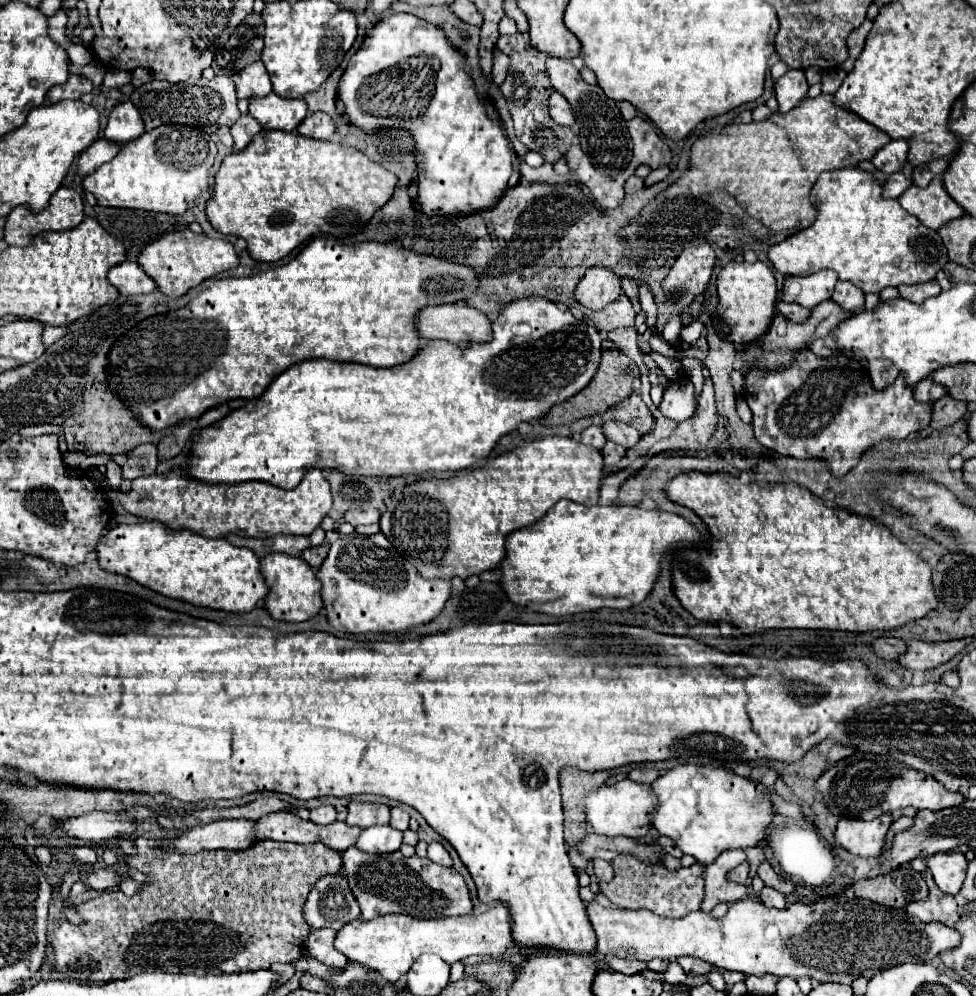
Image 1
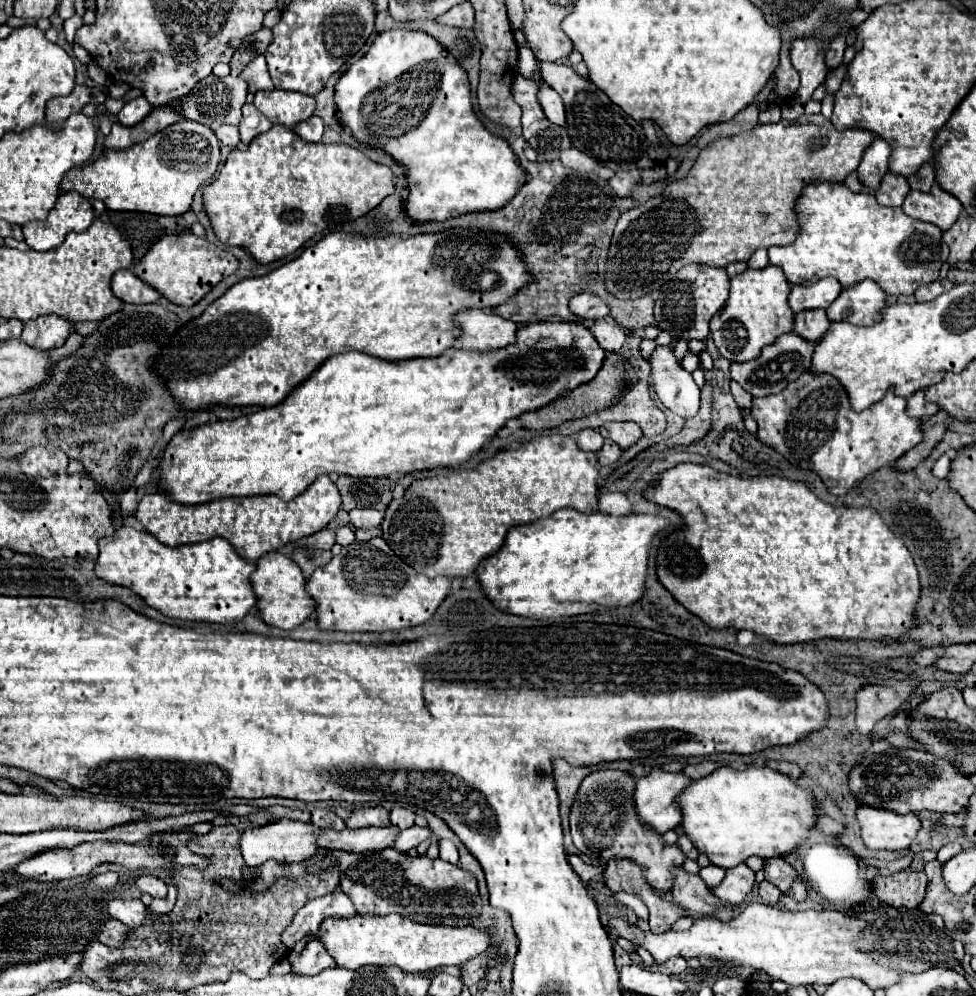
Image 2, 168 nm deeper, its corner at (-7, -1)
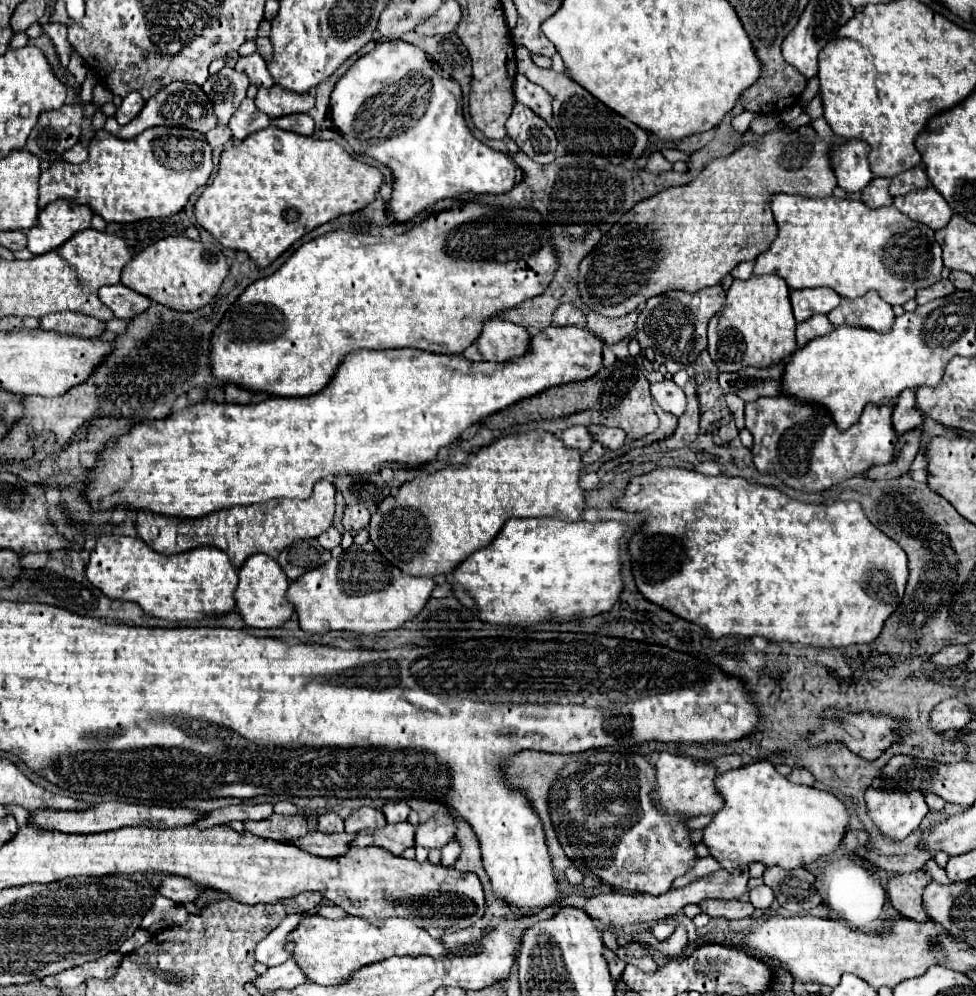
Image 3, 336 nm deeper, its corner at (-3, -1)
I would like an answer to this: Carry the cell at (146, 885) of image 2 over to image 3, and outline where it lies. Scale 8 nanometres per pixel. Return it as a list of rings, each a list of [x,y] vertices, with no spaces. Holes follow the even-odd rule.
[[[165,877],[163,883],[157,887],[157,893],[161,893],[163,897],[175,901],[175,903],[189,903],[193,899],[197,899],[199,895],[203,895],[203,885],[183,879],[183,877]]]

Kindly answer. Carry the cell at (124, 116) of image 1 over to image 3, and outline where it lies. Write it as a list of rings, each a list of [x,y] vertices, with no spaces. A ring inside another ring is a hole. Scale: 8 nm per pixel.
[[[137,91],[129,93],[129,95],[123,99],[123,103],[121,103],[121,107],[117,109],[117,113],[115,113],[117,123],[119,123],[119,125],[127,125],[133,117],[139,115],[139,111],[143,109],[143,105],[145,105],[145,101],[143,101],[143,97],[141,97]]]

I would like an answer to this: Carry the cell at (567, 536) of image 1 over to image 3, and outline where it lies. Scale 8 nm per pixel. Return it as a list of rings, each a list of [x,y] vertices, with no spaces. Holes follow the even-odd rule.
[[[557,517],[509,519],[491,545],[475,551],[455,569],[455,595],[463,605],[475,605],[481,621],[497,625],[527,627],[551,619],[566,622],[605,613],[615,605],[623,591],[619,539],[625,531],[627,523],[619,521],[567,523]]]

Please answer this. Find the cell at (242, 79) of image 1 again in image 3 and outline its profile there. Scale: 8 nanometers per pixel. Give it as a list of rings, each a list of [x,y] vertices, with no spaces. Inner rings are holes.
[[[257,51],[249,57],[241,57],[237,63],[237,71],[247,73],[251,85],[255,85],[255,87],[273,87],[273,79],[267,71],[267,63],[263,61],[263,57]]]

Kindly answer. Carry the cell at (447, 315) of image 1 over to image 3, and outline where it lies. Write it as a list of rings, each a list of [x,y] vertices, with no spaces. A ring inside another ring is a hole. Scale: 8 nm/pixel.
[[[497,317],[487,319],[481,335],[475,341],[481,357],[485,361],[503,363],[523,355],[529,347],[529,333],[511,321],[501,321]]]

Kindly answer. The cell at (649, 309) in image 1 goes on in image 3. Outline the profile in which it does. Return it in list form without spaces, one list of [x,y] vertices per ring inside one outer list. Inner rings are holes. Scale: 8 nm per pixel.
[[[663,379],[661,383],[653,383],[651,385],[651,395],[655,399],[655,403],[665,409],[667,413],[673,413],[675,417],[681,417],[685,413],[687,407],[687,397],[683,387],[679,387],[675,381]]]

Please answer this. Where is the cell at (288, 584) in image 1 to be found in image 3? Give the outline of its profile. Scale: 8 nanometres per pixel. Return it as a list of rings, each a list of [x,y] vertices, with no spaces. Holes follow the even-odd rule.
[[[251,555],[239,569],[239,585],[235,591],[237,609],[243,621],[249,627],[263,627],[263,629],[285,625],[289,621],[289,609],[293,609],[293,605],[285,597],[287,587],[289,579],[283,573],[283,567],[277,565],[275,559],[271,559],[269,555]]]

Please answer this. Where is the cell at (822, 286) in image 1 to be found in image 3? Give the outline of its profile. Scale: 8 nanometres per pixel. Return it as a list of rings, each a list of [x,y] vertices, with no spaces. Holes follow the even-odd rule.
[[[829,287],[791,291],[791,305],[797,323],[807,321],[811,315],[817,313],[829,313],[831,309],[835,309],[835,305],[839,305],[839,301],[841,297]]]

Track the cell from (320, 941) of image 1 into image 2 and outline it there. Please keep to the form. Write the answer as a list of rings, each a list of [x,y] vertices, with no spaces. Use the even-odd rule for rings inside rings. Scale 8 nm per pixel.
[[[317,939],[307,943],[307,947],[301,953],[291,951],[289,963],[291,963],[291,973],[299,975],[317,975],[319,971],[335,965],[335,961],[331,961],[331,955],[323,949],[323,945],[319,945]]]

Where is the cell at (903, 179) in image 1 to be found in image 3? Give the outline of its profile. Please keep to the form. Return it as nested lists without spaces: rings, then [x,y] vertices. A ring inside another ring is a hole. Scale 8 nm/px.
[[[875,177],[863,191],[861,191],[861,199],[863,203],[867,203],[869,207],[883,207],[883,205],[891,205],[893,197],[889,193],[889,179],[885,177]]]

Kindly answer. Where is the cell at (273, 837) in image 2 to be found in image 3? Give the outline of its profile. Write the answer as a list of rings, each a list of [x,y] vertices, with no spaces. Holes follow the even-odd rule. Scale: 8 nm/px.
[[[309,831],[305,837],[299,837],[295,841],[289,841],[291,845],[319,857],[339,857],[345,855],[349,849],[349,841],[353,835],[349,833],[321,833],[321,831]]]

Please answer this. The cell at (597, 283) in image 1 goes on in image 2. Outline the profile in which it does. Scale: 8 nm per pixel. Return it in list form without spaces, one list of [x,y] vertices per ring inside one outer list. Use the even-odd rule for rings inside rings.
[[[579,293],[569,301],[569,311],[581,319],[603,319],[609,307],[593,293]]]

